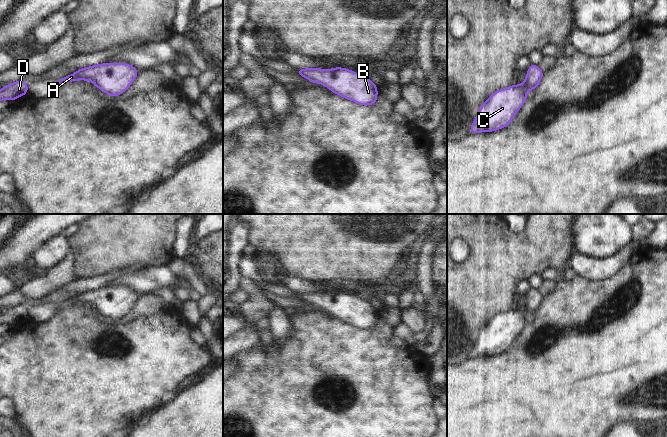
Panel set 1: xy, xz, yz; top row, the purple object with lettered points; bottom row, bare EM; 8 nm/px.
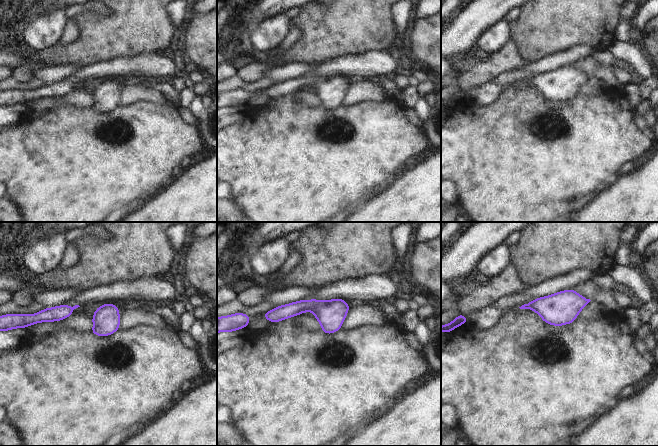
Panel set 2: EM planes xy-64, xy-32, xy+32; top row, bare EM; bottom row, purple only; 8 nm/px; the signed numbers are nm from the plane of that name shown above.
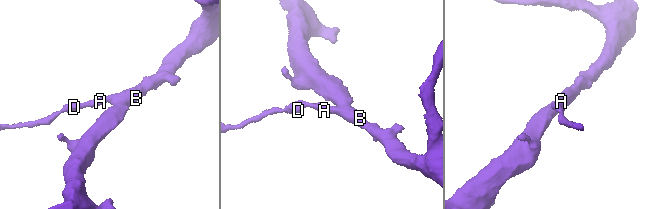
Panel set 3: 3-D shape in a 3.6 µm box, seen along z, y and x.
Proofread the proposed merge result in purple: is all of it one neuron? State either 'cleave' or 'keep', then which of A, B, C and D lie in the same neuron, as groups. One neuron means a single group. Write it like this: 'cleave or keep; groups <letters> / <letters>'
keep; groups A B C D

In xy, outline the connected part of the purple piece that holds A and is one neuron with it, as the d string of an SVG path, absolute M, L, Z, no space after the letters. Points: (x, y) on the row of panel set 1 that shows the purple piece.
M103 63L81 68L74 74L56 80L55 85L58 88L72 81L87 80L93 82L102 92L116 97L125 92L138 75L138 69L130 64Z

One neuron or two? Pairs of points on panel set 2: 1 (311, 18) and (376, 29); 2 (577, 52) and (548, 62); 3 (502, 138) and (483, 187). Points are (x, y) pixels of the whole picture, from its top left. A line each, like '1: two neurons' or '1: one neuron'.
1: one neuron
2: one neuron
3: one neuron

